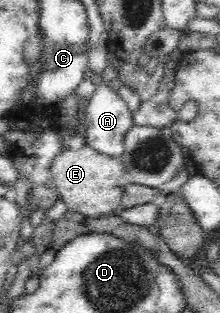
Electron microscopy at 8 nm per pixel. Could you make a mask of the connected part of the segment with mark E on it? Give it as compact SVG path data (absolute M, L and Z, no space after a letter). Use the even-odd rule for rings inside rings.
M88 145L78 150L65 149L52 161L51 183L67 210L75 210L92 218L118 213L124 188L130 184L119 157L106 156Z

